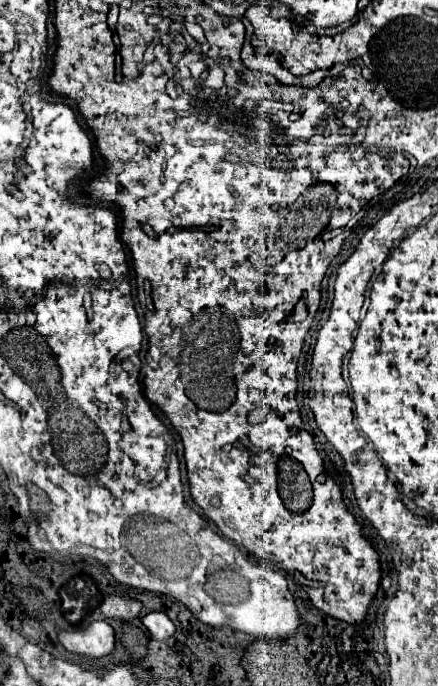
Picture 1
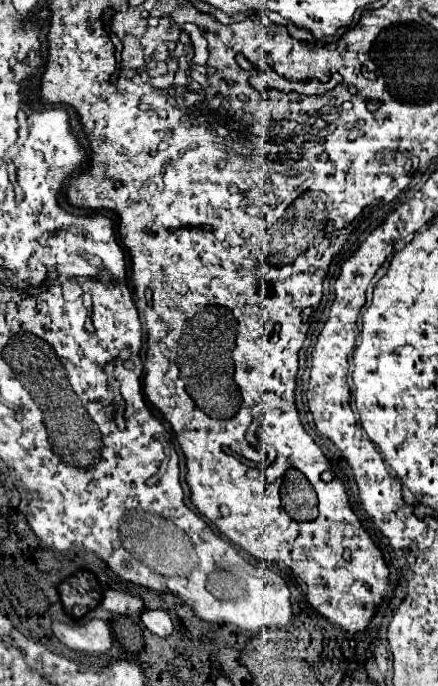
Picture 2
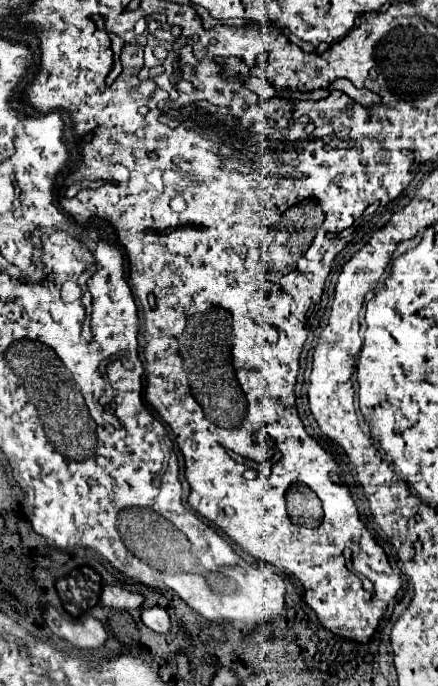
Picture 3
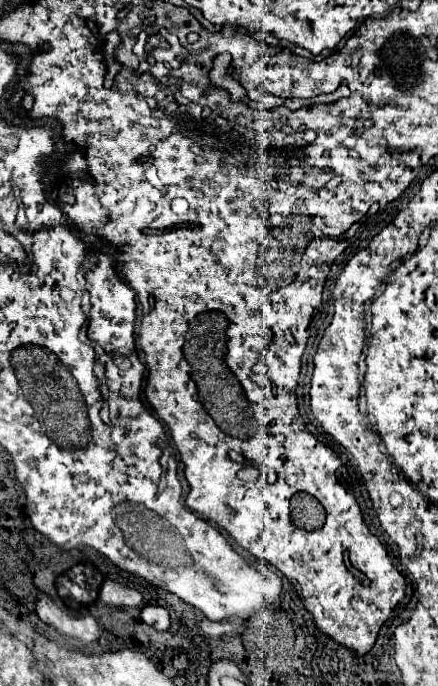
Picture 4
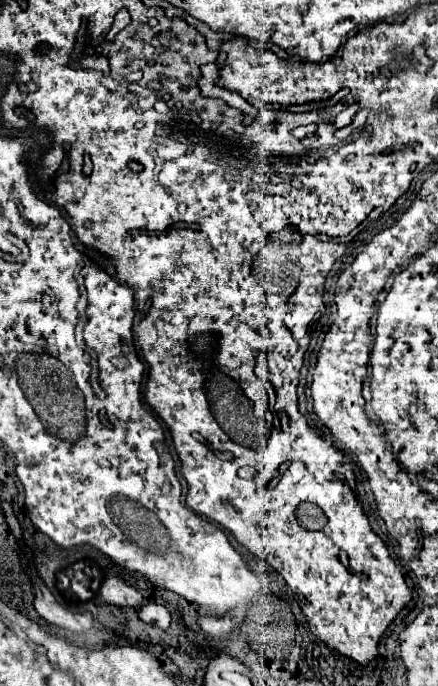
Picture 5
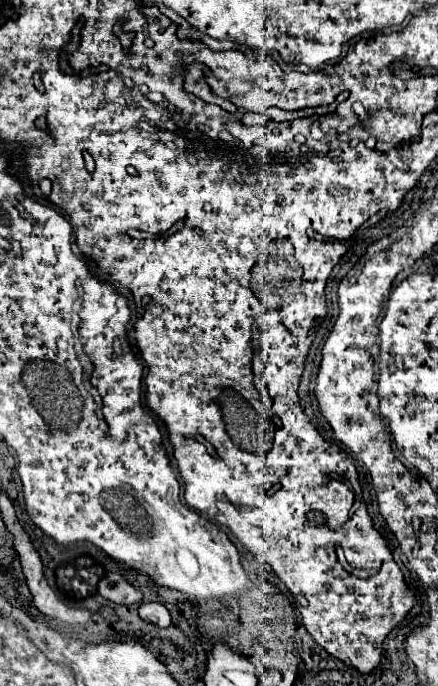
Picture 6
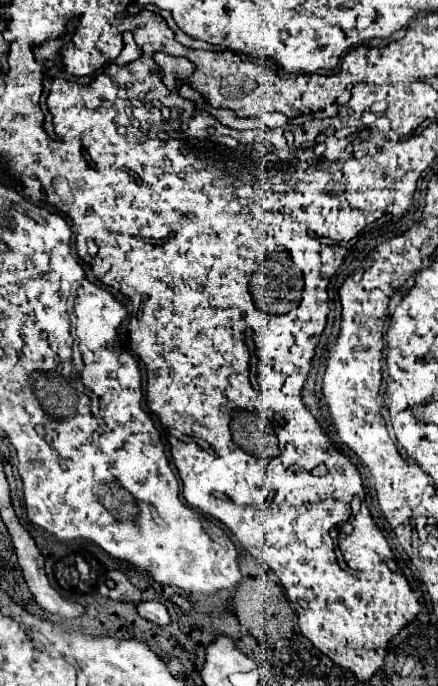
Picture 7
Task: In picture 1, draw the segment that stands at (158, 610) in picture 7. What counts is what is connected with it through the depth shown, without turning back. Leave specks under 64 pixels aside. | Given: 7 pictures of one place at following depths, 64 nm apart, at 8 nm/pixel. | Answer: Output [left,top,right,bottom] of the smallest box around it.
[142,612,174,642]

